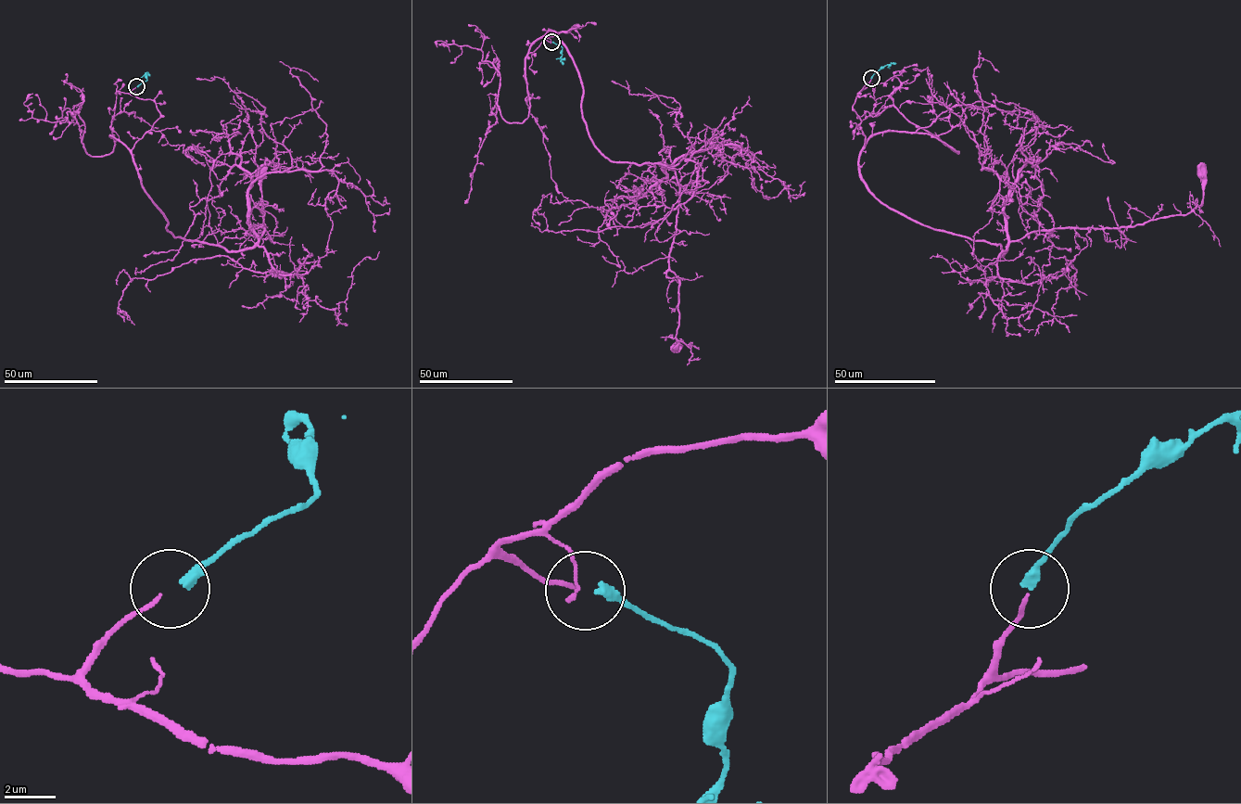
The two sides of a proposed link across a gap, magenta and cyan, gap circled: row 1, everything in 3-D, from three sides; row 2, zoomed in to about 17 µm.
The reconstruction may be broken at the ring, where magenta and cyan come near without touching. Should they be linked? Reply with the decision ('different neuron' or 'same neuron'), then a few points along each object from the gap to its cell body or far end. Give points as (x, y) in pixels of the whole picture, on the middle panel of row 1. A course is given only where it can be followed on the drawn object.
same neuron | magenta via (550, 42), (576, 25), (547, 34), (552, 31), (574, 60), (596, 147), (613, 161), (675, 171), (675, 348) | cyan via (552, 42), (562, 47), (563, 65)

